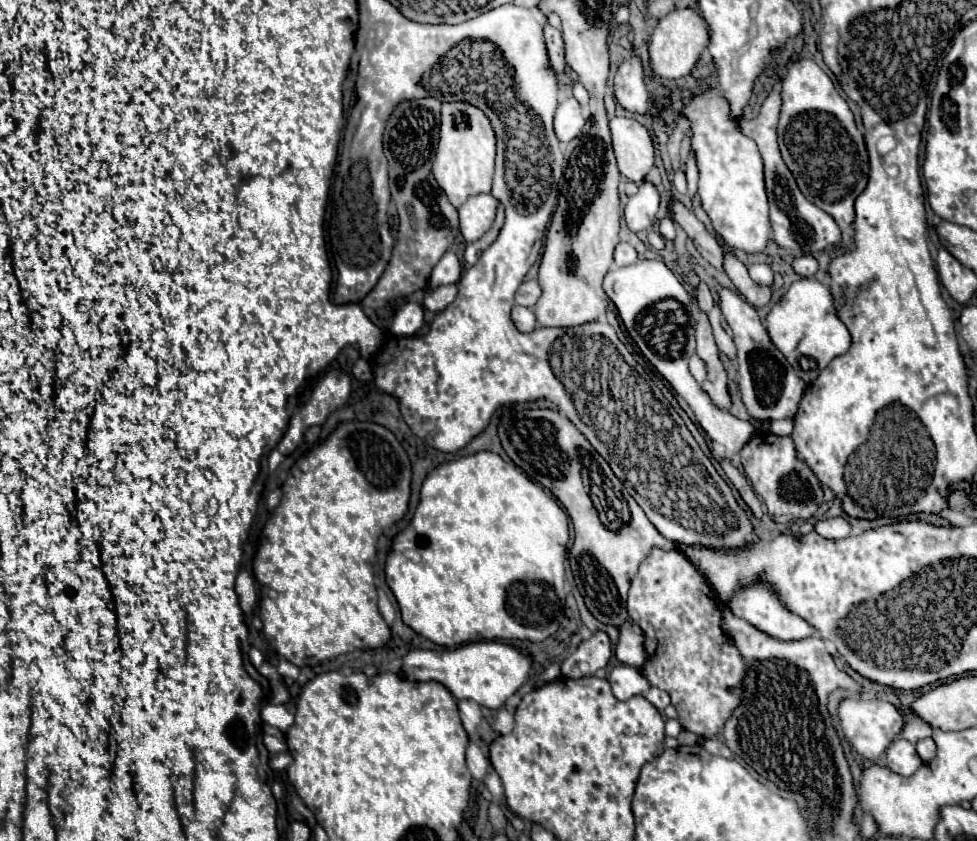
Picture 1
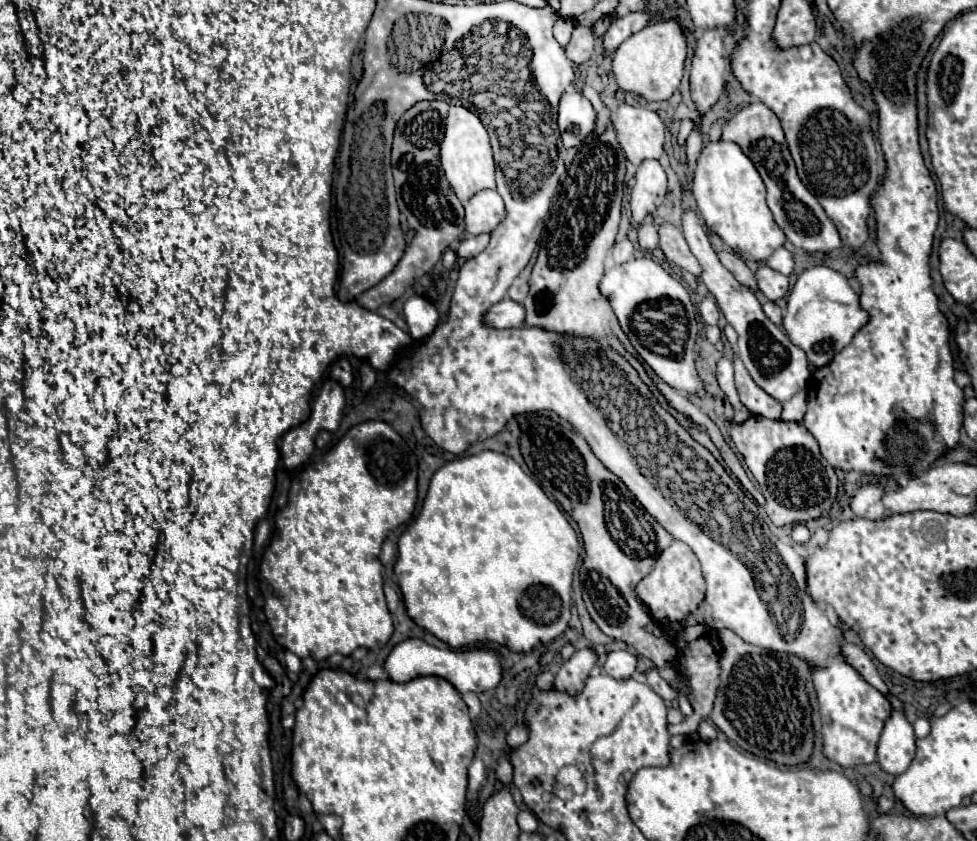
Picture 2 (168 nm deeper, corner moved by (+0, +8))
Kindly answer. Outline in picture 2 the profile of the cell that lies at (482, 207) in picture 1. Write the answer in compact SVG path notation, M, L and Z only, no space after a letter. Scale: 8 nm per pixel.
M494 189L478 191L464 205L466 209L466 231L480 235L484 231L494 231L500 219L504 219L504 201Z

